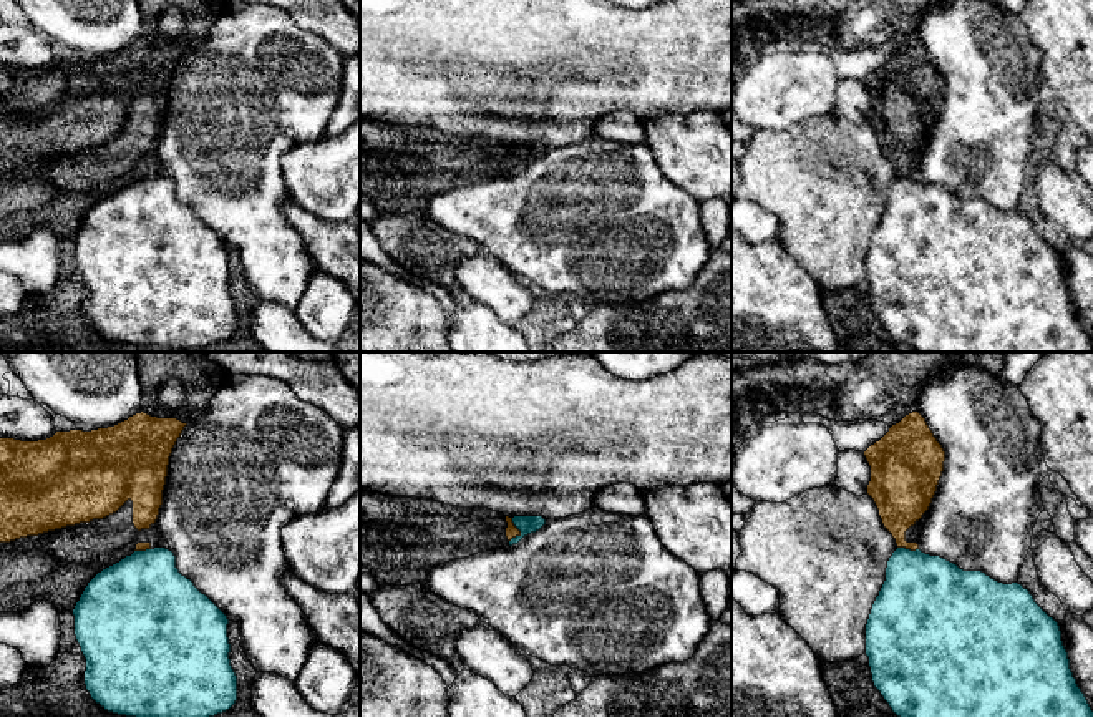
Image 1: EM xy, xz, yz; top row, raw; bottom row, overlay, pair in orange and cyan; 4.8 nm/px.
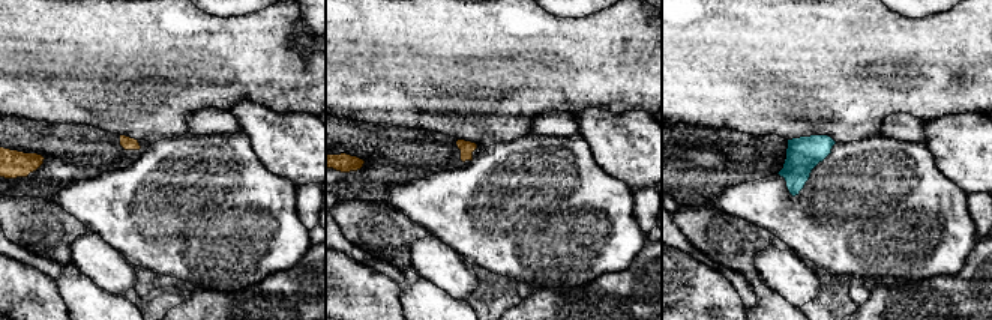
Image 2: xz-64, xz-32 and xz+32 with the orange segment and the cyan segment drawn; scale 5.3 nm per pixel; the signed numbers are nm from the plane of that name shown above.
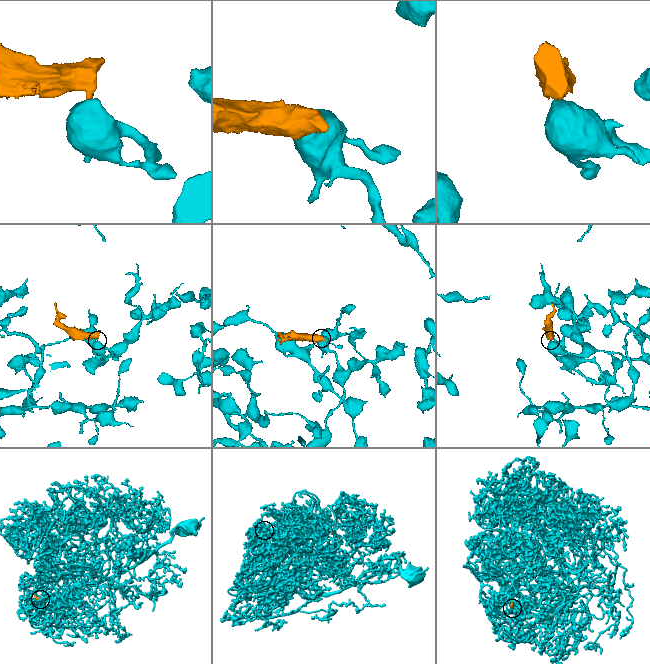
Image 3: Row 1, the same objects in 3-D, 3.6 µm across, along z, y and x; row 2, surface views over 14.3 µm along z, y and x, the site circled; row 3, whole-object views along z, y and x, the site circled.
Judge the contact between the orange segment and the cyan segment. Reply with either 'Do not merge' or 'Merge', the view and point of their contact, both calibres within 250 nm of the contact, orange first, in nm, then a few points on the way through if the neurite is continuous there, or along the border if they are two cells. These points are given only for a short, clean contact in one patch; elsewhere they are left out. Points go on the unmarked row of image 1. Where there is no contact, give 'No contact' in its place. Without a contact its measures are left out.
Do not merge. Touches orange at xz (519, 160). Thickness 60 nm (orange) against 90 nm. Boundary: xz (511, 146), (519, 161), (510, 170)

